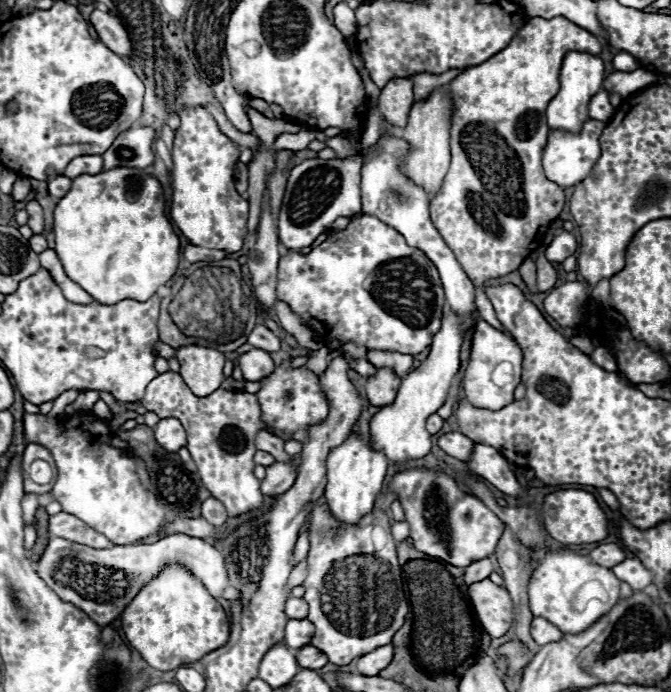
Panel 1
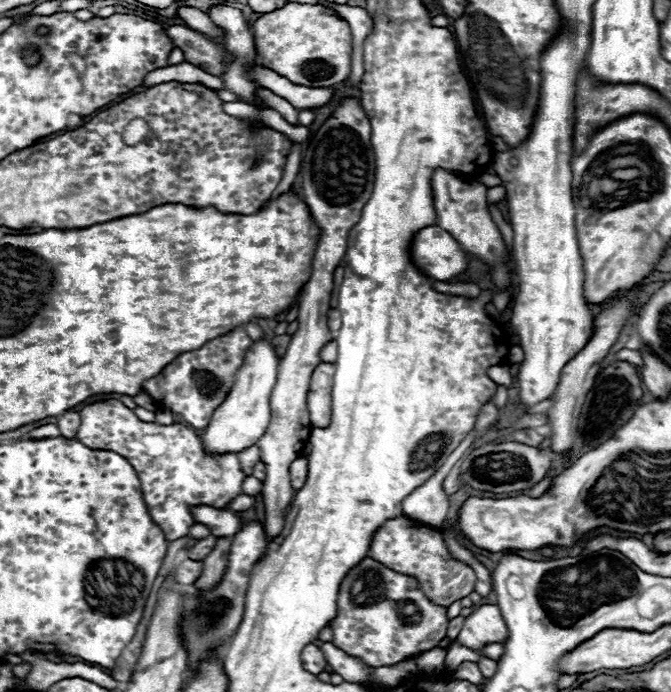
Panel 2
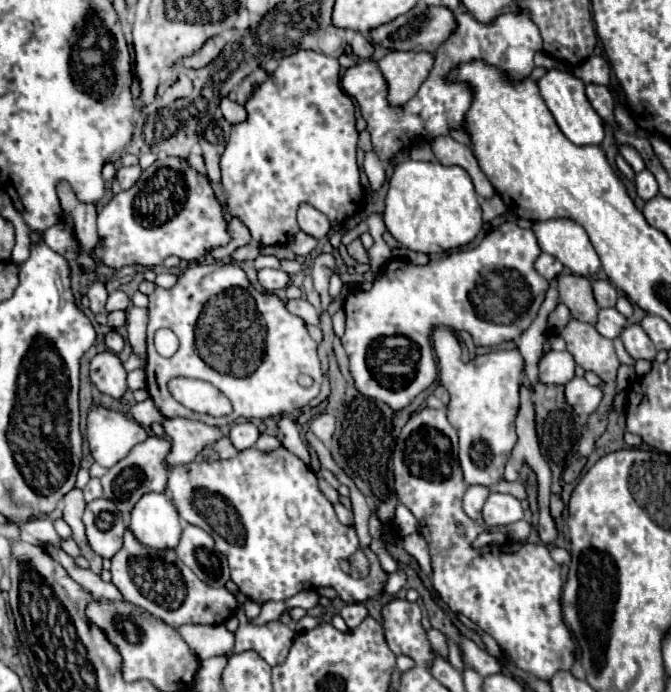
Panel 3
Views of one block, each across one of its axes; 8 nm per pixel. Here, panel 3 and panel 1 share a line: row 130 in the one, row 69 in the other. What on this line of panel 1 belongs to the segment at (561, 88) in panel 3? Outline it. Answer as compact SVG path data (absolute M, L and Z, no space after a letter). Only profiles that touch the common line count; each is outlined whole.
M570 52L562 64L560 92L552 98L546 110L550 130L564 130L564 132L578 134L582 130L582 124L588 122L590 98L602 88L602 82L604 82L604 64L598 56L586 52Z

